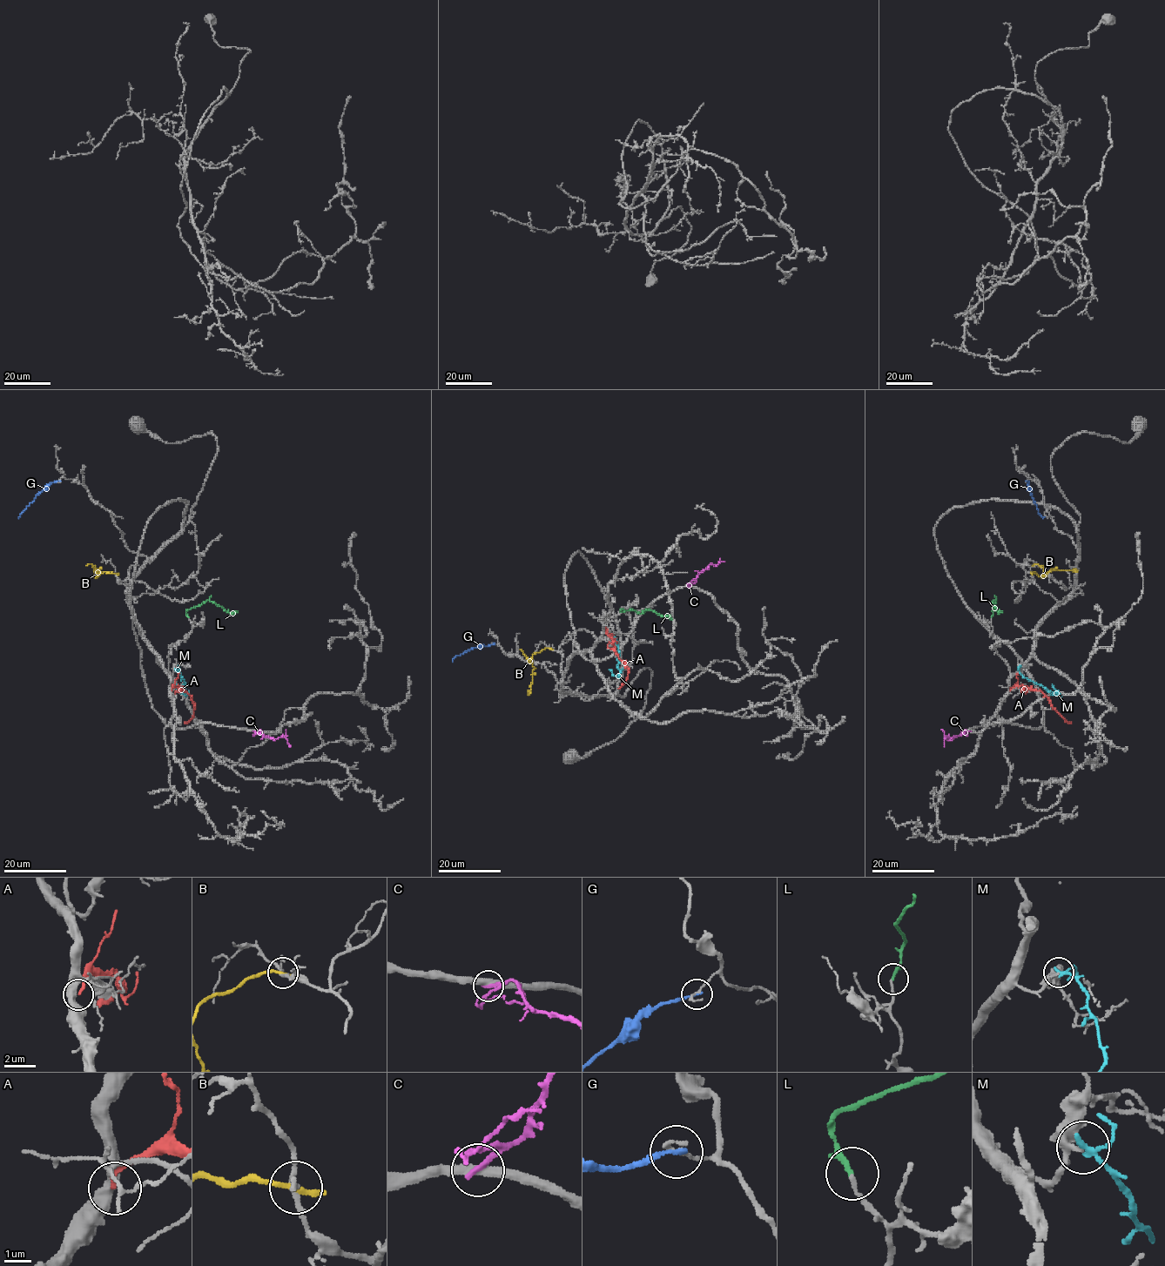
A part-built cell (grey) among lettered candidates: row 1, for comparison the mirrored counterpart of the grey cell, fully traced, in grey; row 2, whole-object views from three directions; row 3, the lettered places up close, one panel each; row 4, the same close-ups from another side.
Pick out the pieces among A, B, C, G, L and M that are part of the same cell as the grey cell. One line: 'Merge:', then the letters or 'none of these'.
Merge: L

